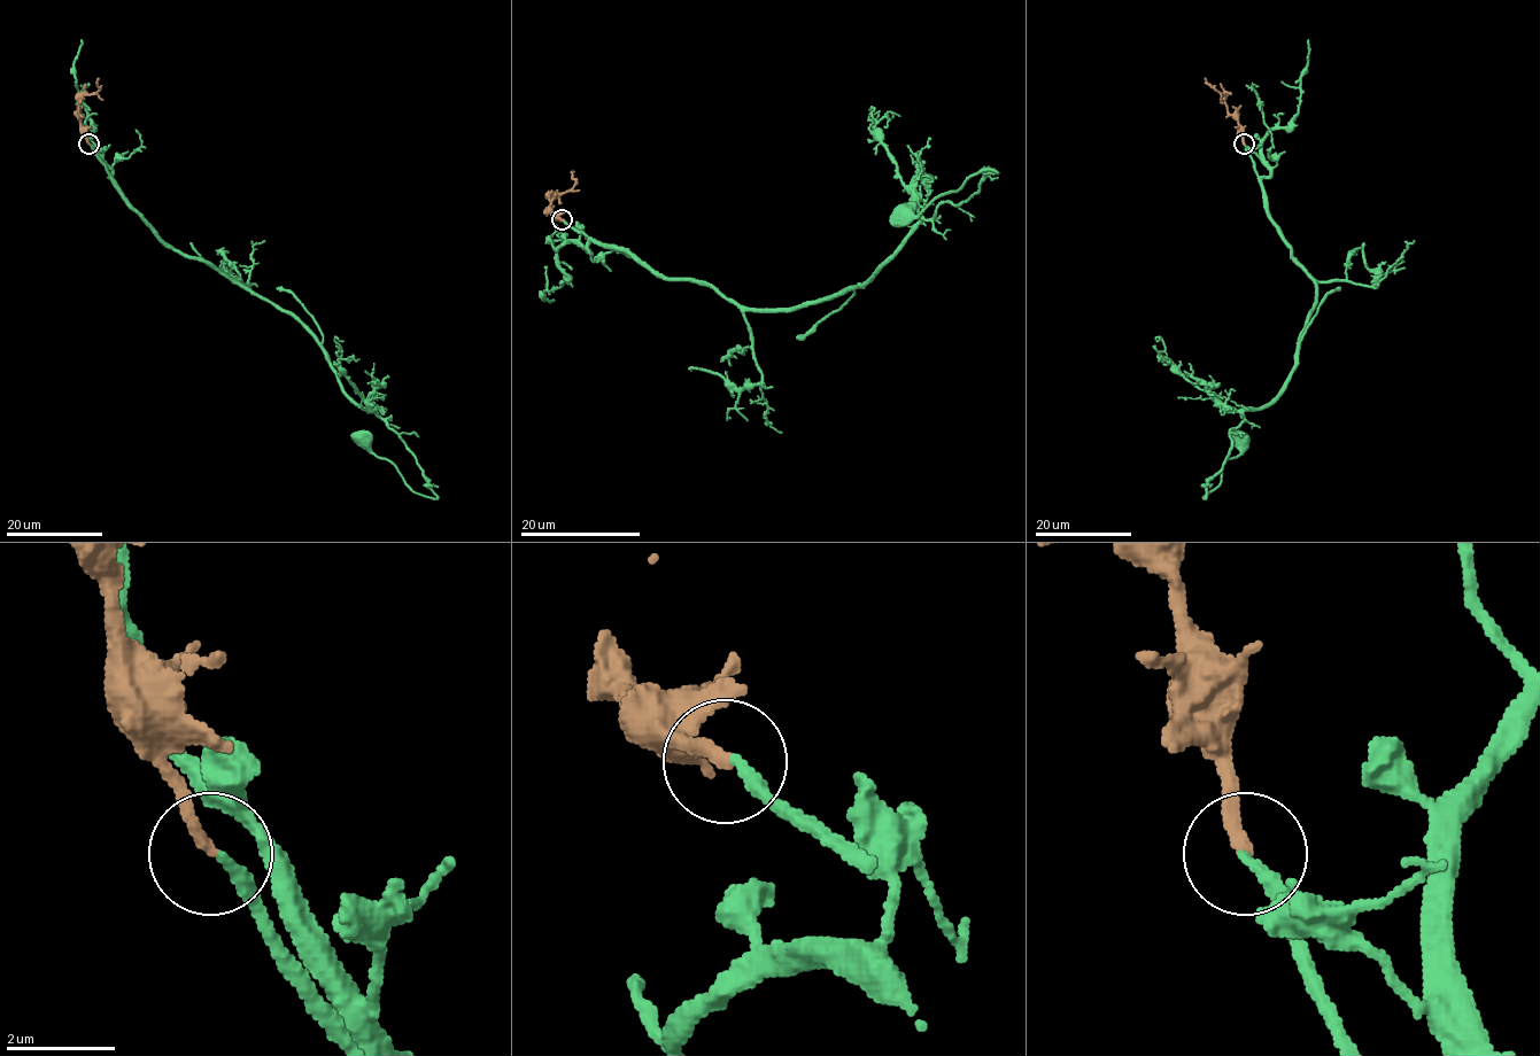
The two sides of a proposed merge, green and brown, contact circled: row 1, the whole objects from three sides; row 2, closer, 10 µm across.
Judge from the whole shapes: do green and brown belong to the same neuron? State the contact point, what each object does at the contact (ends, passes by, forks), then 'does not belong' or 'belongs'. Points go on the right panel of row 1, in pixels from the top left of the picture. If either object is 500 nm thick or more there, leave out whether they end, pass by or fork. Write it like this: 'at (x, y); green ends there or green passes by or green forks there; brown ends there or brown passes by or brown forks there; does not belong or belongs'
at (1244, 144); green ends there; brown ends there; belongs

